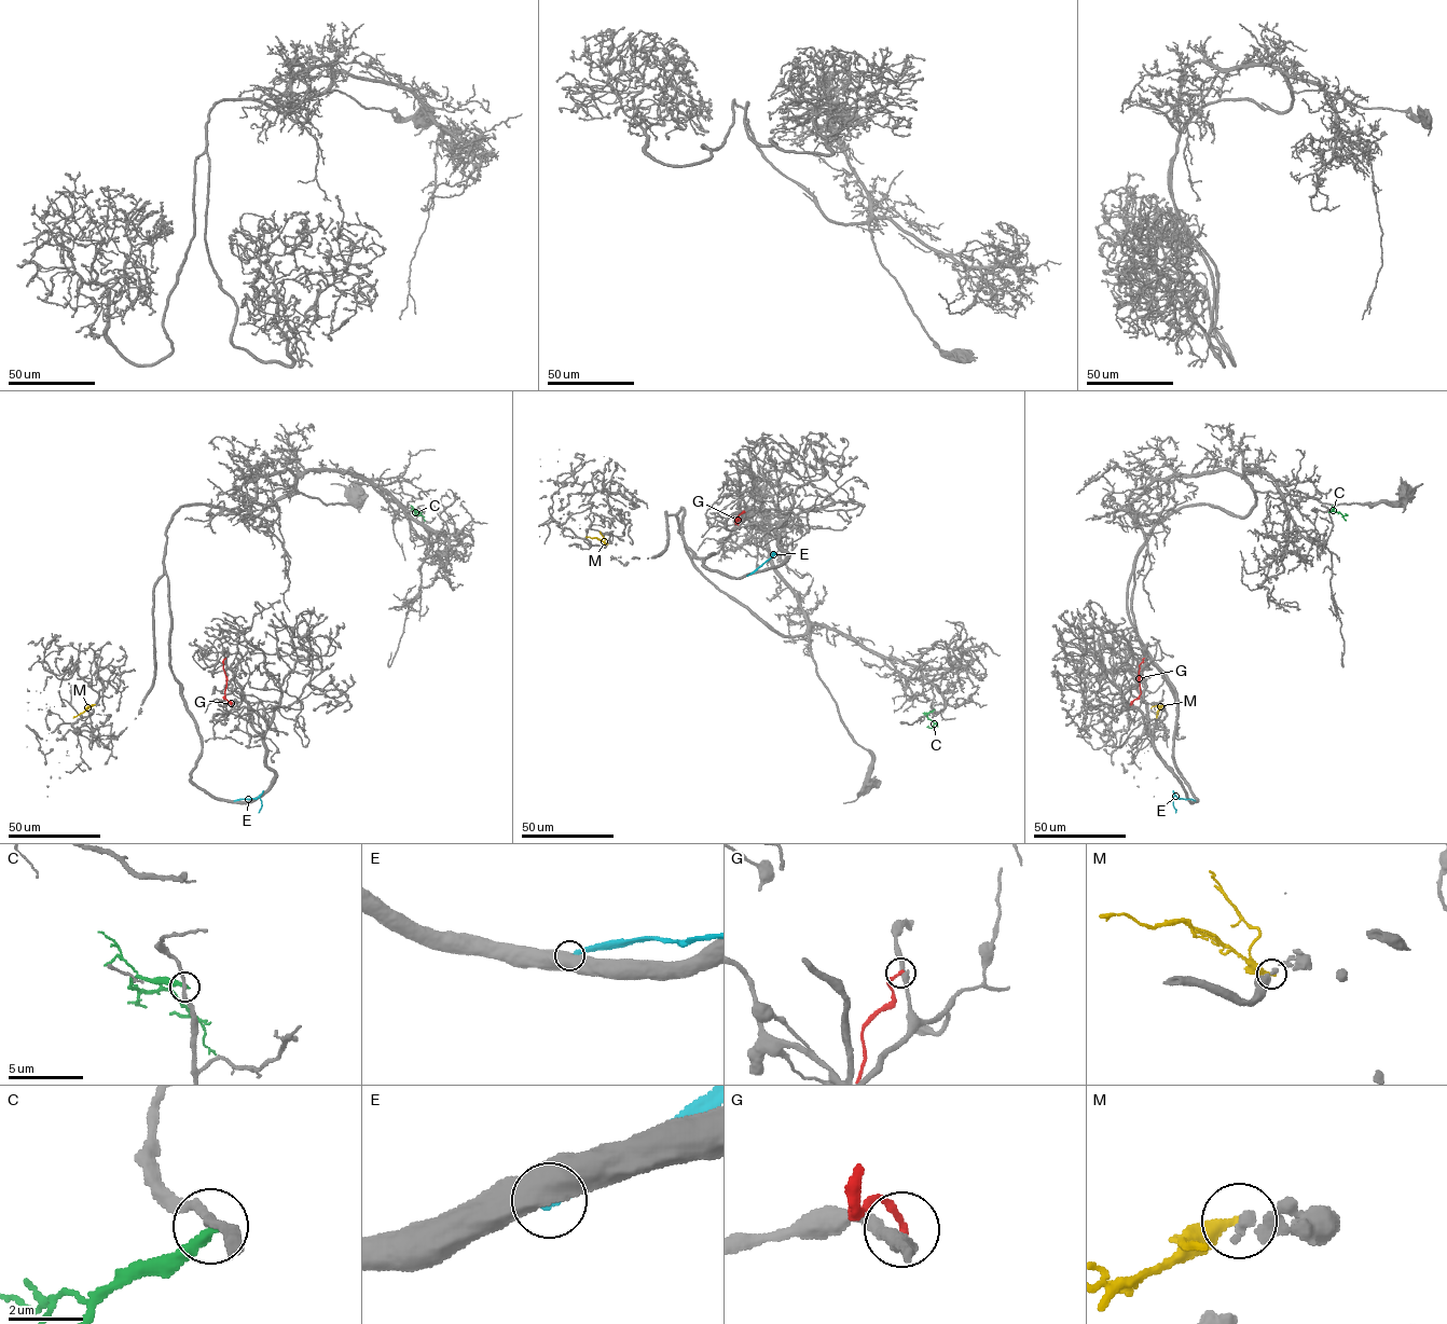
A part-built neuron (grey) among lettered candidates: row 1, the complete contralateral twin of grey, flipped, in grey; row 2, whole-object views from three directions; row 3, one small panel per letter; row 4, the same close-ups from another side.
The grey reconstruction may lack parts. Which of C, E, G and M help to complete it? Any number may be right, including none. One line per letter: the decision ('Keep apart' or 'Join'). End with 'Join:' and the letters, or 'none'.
C: Keep apart
E: Keep apart
G: Keep apart
M: Keep apart
Join: none

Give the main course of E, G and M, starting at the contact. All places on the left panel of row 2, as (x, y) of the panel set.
E: (234, 801), (259, 796), (259, 812)
G: (225, 658), (224, 698), (231, 705)
M: (95, 704), (73, 717)

